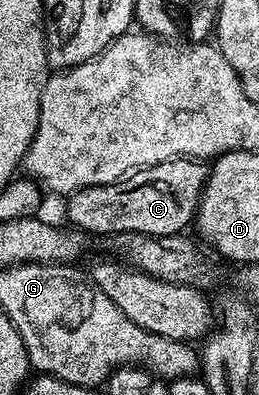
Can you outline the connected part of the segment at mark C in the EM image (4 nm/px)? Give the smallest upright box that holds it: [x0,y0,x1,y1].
[66,158,209,238]

